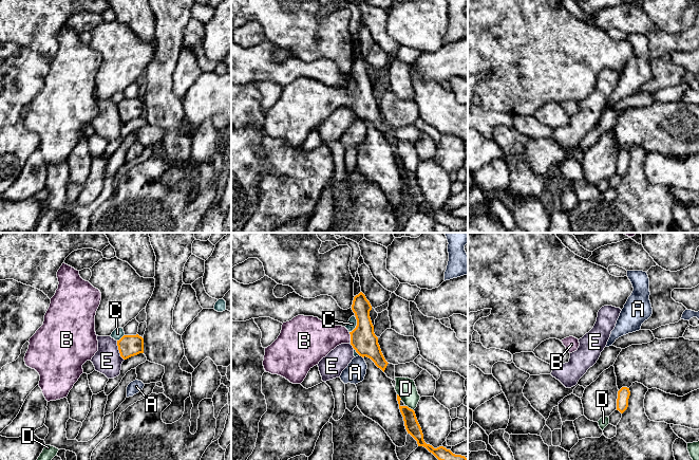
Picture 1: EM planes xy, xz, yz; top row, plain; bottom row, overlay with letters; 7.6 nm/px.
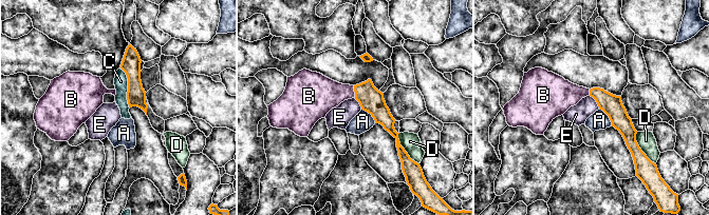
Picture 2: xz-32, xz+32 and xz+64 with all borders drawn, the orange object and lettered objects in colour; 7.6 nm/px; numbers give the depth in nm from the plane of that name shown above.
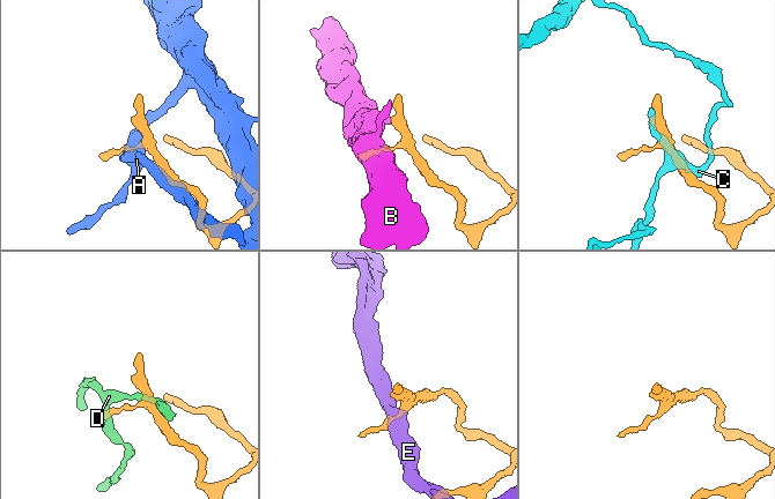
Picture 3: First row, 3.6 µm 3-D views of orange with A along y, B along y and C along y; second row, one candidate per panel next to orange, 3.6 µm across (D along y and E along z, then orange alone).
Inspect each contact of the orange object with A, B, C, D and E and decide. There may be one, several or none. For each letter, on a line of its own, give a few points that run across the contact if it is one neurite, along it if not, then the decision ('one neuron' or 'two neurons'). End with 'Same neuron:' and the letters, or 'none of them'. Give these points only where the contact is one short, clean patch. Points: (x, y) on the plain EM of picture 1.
A: xz (359, 117), (362, 121) | two neurons
B: xz (363, 103), (361, 100), (351, 100), (318, 102) | one neuron
C: two neurons
D: two neurons
E: xy (116, 104), (119, 118), (124, 123) | two neurons
Same neuron: B

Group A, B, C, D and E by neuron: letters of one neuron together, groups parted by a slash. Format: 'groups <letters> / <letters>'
groups A / B / C / D / E

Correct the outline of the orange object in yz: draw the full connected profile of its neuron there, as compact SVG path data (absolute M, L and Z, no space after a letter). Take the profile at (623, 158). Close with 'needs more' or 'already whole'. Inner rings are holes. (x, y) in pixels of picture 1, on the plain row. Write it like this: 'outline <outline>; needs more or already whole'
outline M622 150L618 154L618 162L617 162L617 173L623 177L628 170L628 162L630 159L629 151Z; already whole

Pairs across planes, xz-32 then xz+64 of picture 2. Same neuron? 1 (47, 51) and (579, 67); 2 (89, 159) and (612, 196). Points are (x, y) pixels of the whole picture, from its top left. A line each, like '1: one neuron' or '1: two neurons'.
1: one neuron
2: two neurons

